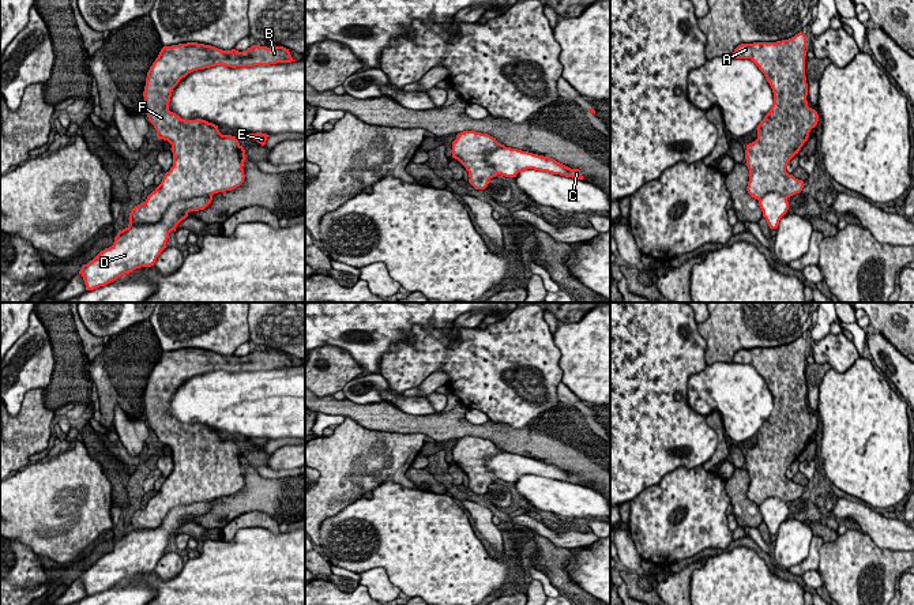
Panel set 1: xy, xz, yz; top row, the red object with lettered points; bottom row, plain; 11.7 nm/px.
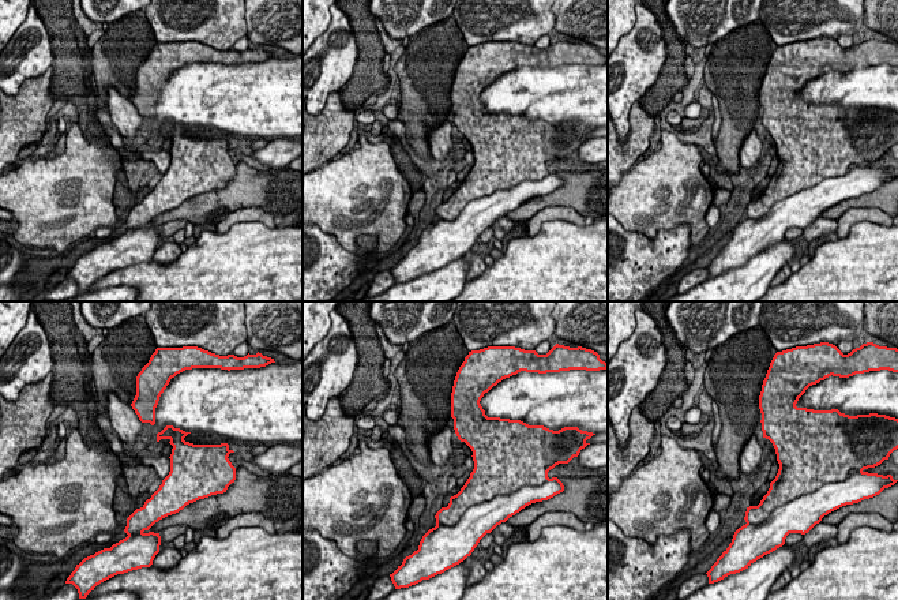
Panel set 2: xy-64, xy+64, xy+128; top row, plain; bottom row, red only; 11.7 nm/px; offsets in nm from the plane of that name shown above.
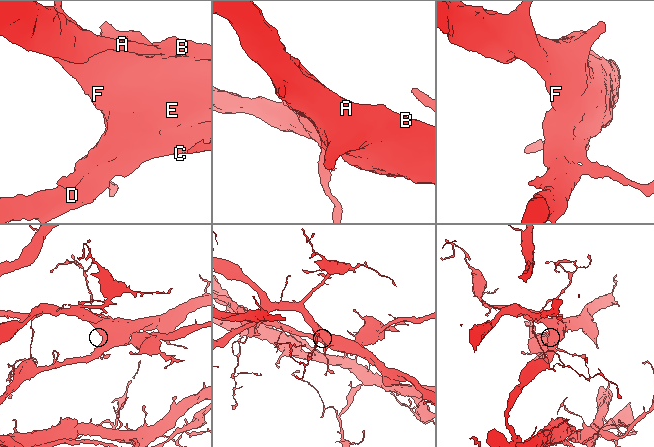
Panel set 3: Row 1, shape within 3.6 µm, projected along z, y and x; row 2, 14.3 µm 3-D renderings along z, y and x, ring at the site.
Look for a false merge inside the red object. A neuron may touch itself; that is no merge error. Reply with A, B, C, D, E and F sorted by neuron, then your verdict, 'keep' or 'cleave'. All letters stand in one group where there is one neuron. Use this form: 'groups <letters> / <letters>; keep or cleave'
groups A B E F / C D; cleave

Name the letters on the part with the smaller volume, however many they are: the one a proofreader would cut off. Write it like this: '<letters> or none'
C, D

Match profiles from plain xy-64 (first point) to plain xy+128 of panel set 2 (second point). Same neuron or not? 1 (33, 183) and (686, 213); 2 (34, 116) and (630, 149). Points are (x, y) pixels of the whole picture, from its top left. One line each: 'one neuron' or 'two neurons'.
1: one neuron
2: one neuron

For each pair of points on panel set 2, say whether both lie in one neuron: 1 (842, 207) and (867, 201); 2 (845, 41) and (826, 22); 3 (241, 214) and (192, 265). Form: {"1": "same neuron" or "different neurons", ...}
{"1": "same neuron", "2": "different neurons", "3": "different neurons"}

